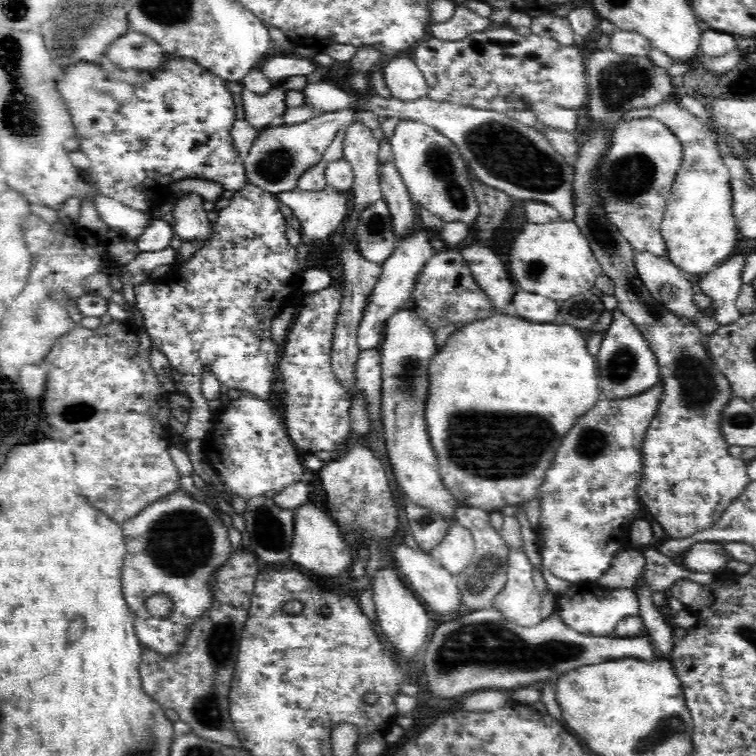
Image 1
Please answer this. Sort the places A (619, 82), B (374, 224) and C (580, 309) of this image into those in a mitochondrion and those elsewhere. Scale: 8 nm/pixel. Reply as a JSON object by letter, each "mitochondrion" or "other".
{"A":"mitochondrion","B":"mitochondrion","C":"mitochondrion"}

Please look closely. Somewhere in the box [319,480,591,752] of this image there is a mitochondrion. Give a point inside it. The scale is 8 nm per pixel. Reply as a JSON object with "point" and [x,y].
{"point":[484,572]}

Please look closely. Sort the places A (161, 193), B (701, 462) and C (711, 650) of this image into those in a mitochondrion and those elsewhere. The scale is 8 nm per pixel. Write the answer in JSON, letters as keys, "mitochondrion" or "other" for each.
{"A":"other","B":"other","C":"other"}

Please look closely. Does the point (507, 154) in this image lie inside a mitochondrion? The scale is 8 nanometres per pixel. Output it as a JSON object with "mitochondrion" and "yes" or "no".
{"mitochondrion":"yes"}

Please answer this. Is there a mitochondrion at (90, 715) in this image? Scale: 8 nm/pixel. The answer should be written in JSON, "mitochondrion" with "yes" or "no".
{"mitochondrion":"no"}

